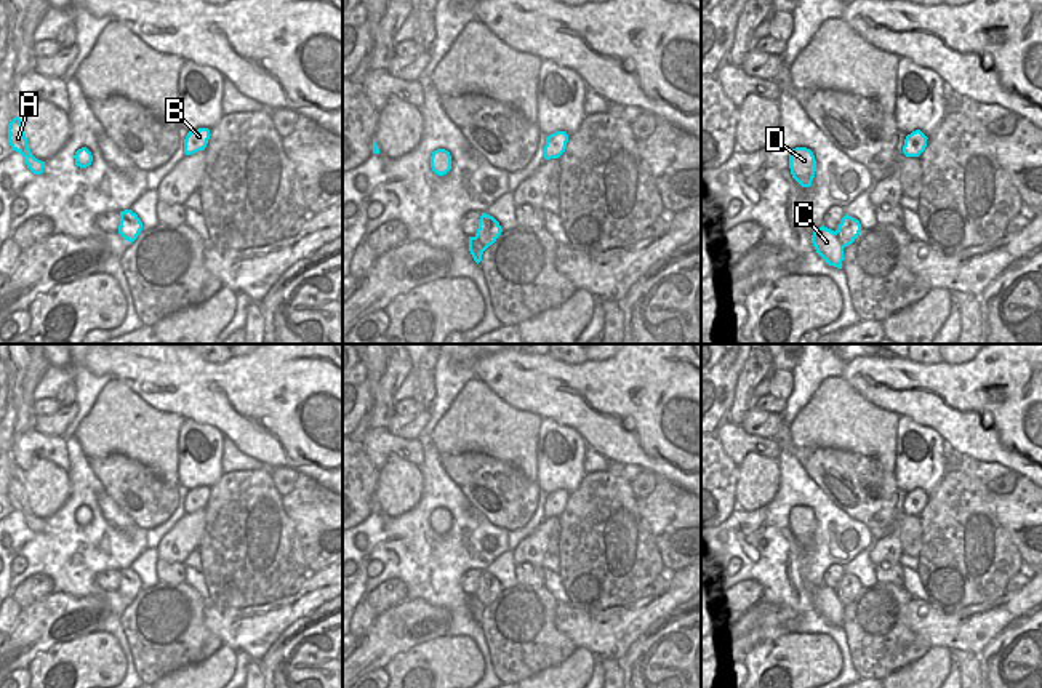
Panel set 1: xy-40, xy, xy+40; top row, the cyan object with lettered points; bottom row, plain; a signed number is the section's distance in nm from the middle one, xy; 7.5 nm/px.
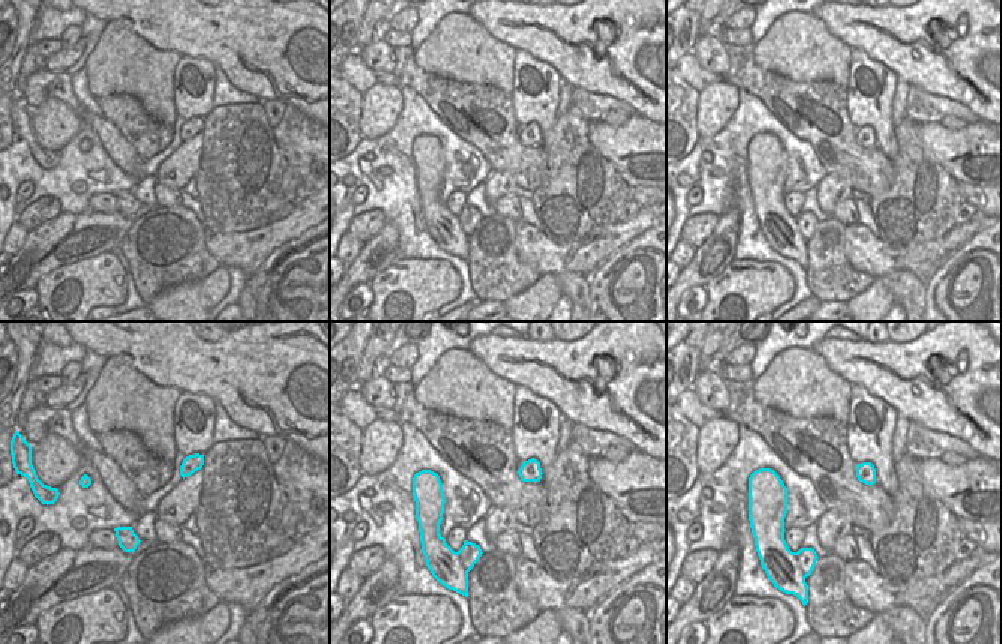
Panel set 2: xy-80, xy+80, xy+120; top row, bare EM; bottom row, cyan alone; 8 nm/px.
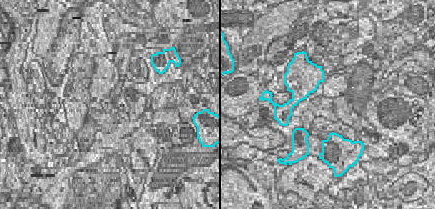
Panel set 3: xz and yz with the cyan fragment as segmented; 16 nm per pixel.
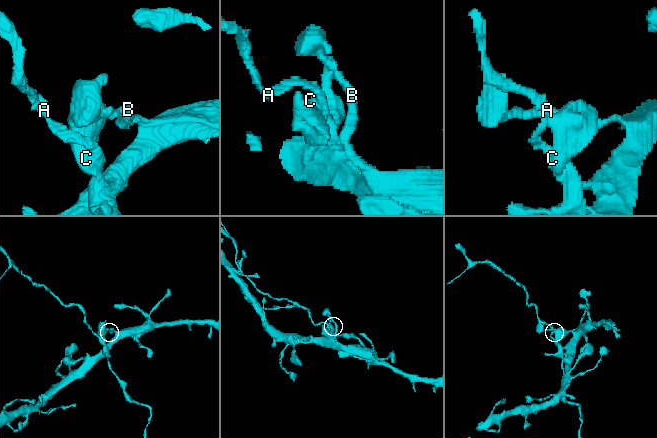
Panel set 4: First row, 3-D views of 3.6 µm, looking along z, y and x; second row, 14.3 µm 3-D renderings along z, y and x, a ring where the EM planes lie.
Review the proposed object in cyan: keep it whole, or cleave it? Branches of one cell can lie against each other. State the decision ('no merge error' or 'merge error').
merge error

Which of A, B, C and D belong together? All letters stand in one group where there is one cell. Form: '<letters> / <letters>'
A / B C D

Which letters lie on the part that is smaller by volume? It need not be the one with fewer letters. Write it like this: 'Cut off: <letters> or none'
Cut off: A

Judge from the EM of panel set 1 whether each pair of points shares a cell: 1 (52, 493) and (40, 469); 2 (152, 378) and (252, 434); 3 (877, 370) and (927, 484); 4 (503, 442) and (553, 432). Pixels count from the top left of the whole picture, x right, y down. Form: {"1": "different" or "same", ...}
{"1": "same", "2": "same", "3": "different", "4": "different"}

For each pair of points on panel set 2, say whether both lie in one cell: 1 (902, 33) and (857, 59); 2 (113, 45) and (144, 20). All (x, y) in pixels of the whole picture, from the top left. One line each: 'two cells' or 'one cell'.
1: two cells
2: two cells

